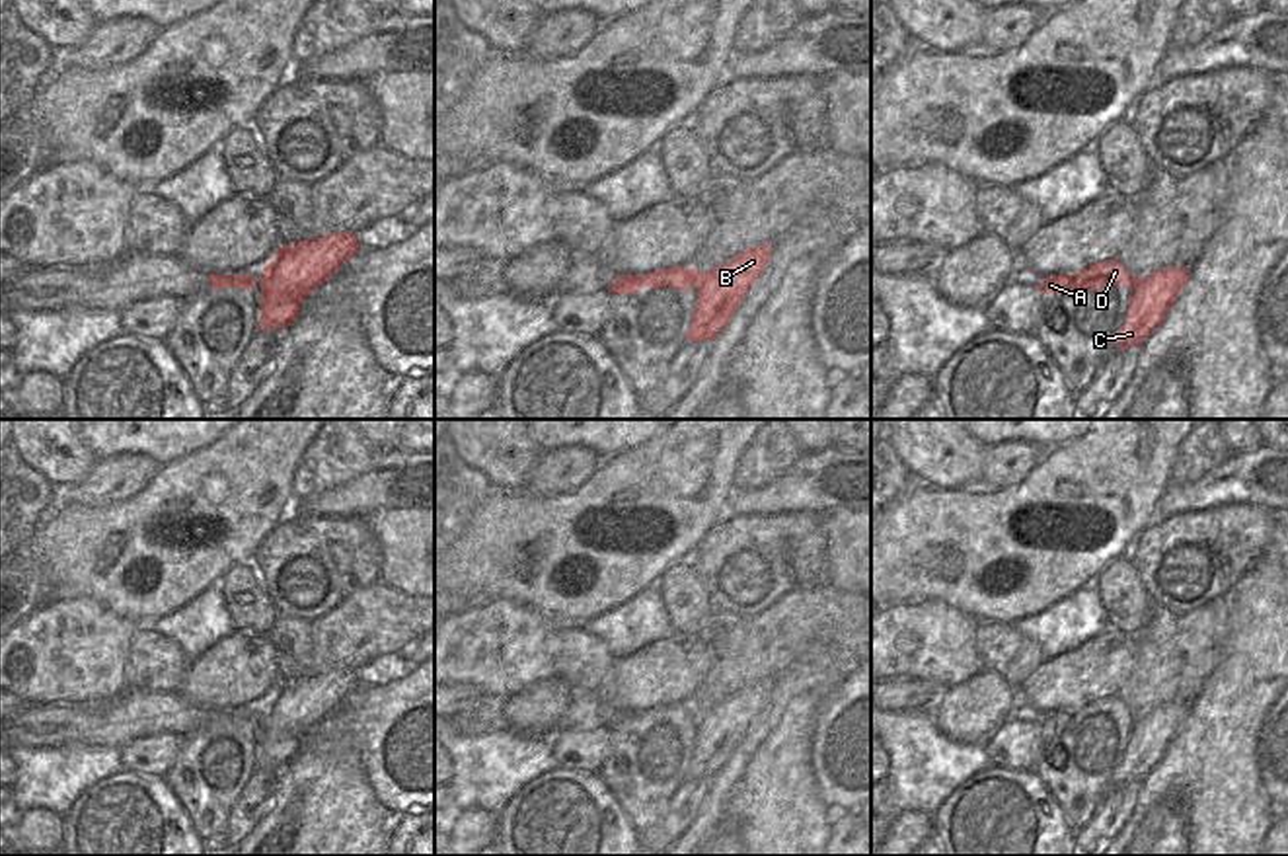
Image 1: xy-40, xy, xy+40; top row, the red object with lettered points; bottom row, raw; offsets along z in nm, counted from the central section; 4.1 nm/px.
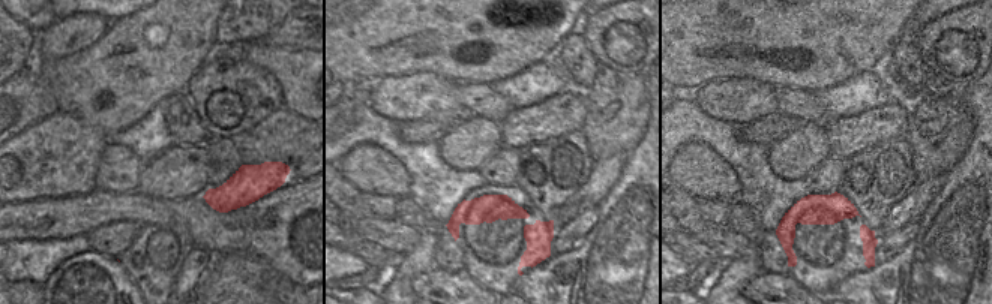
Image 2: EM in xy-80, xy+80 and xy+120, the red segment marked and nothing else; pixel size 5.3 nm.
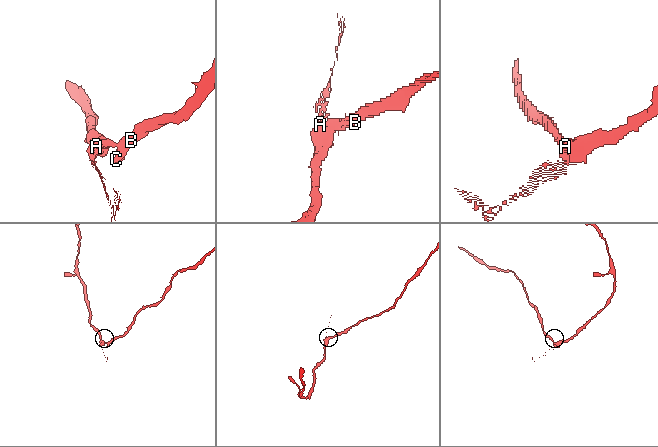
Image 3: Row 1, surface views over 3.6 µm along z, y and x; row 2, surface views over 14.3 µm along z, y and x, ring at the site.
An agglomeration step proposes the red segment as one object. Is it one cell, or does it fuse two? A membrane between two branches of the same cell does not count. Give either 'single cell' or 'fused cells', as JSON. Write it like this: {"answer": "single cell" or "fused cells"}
{"answer": "fused cells"}

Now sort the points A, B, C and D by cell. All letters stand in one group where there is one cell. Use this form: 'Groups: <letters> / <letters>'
Groups: A D / B C

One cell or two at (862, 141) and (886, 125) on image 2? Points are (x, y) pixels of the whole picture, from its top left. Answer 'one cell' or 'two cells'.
two cells

